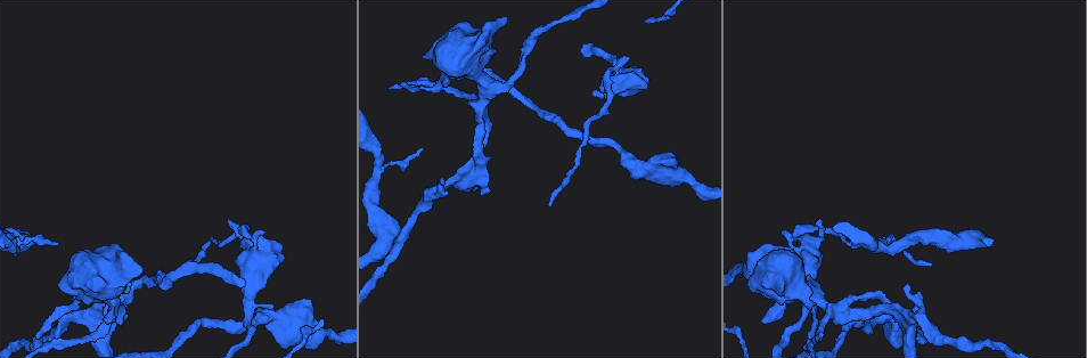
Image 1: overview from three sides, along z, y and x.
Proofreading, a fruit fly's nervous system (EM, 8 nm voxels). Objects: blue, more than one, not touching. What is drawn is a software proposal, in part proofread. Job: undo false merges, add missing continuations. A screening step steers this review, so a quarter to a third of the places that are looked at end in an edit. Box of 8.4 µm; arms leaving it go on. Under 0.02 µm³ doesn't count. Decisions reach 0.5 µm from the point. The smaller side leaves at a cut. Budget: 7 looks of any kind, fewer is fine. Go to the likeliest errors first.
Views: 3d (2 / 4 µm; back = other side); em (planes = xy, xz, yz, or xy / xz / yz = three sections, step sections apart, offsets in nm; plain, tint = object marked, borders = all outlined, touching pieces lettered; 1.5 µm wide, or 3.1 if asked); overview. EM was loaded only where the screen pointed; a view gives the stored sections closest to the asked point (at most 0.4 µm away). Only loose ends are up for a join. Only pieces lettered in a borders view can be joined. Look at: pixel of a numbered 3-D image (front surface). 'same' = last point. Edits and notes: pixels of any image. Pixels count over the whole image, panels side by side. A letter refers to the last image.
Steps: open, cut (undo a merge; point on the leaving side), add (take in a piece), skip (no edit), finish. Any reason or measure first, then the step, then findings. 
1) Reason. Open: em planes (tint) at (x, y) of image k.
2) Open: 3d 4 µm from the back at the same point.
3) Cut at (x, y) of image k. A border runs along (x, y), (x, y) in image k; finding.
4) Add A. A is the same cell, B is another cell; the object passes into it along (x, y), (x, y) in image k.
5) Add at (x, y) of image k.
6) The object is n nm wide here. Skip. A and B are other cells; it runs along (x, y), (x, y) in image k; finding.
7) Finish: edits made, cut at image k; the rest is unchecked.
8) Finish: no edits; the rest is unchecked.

Open: em planes (borders) at (833, 310) of image 1.

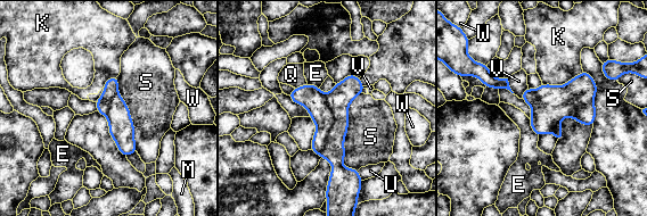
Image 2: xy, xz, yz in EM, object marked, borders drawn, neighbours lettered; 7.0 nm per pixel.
Cut at (311, 97) of image 2. E, K, M, Q, S, U, V and W are other cells; a border runs along (325, 96), (332, 126), (319, 155) in image 2; two neurons meet here.

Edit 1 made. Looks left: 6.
See it whole again. Open: overview.

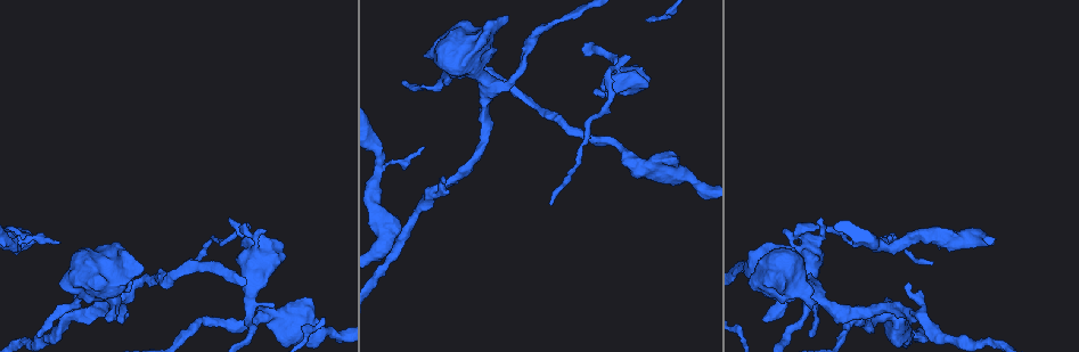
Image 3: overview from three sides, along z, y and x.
Thick end. Open: em xy step 4 (tint) at (801, 225) of image 3.

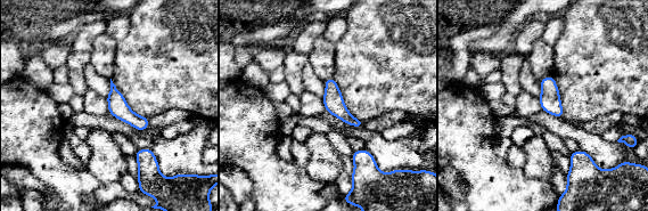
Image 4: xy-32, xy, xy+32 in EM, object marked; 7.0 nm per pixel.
Cut it another way. Open: em planes (borders) at the same point.

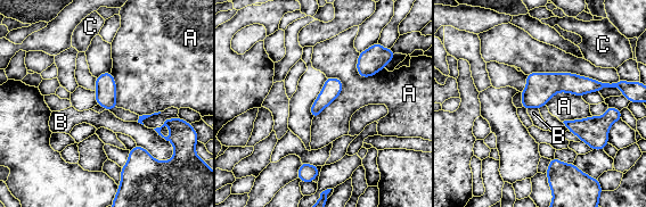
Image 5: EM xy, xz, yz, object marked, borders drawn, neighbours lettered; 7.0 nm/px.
The longest contact is with A, 360 nm. Skip. A, B and C are other cells; none of them fits.

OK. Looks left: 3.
Sudden change in width. Open: 3d 4 µm at (124, 266) of image 3.

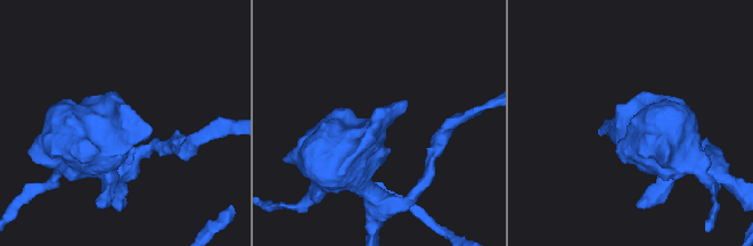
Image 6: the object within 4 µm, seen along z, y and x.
Open: em xz step 8 (tint) at (382, 121) of image 6.

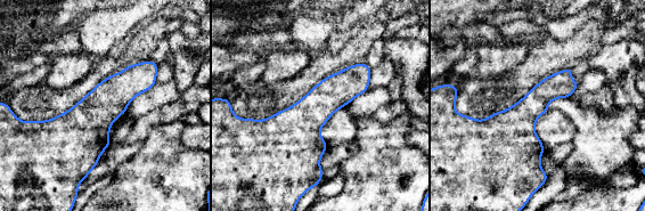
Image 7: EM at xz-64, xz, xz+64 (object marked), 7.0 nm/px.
What lies round it. Open: em xz step 8 (borders) at the same point.

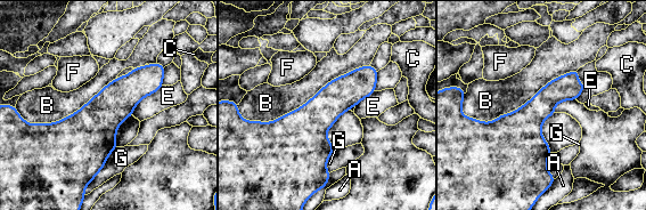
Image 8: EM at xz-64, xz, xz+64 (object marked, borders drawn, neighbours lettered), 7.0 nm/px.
Skip. A, B, C, E, F and G are other cells; a border runs along (369, 64), (274, 120), (252, 121) in image 8; one neuron here.

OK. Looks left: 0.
Finish: edits made, cut at image 2; the rest is unchecked.

